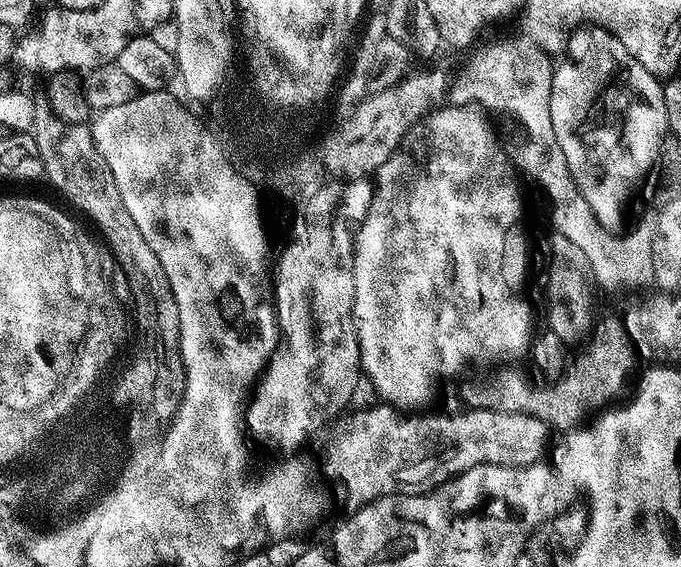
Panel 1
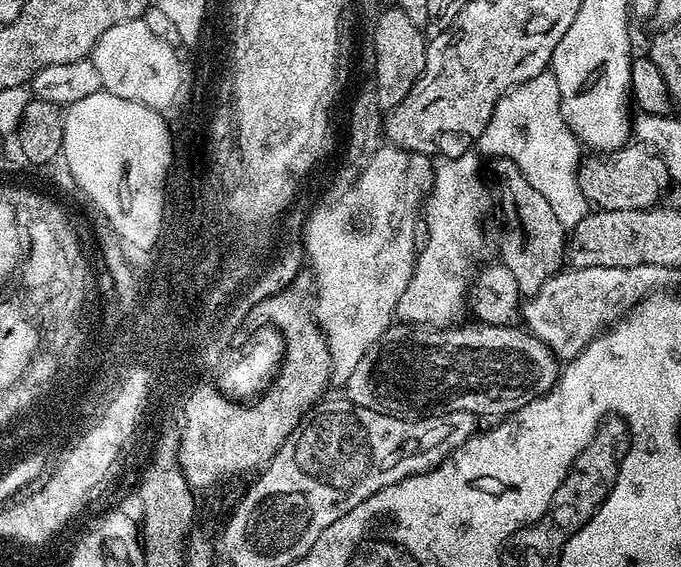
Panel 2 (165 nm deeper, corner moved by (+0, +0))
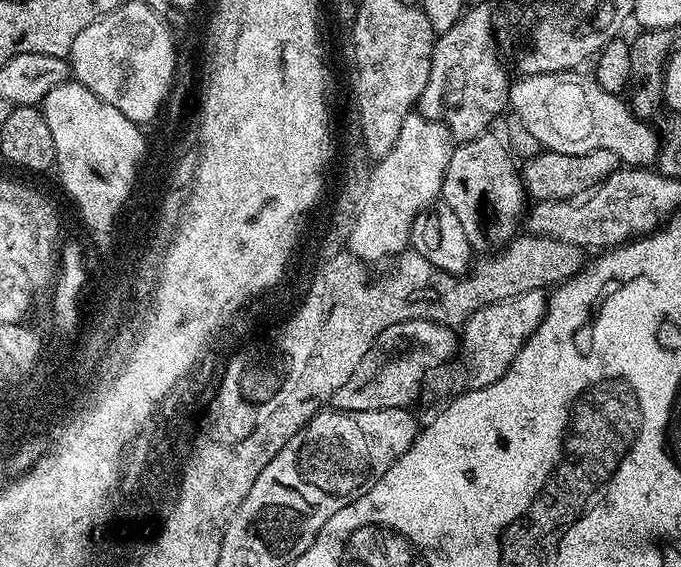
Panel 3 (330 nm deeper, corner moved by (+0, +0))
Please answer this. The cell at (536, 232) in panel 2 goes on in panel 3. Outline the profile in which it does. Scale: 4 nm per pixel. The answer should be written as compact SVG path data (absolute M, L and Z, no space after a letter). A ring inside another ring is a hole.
M492 130L486 131L478 138L457 143L453 147L450 166L446 166L439 195L439 199L454 210L458 222L462 222L462 230L466 230L466 238L480 254L487 253L491 244L507 245L517 235L516 227L519 224L521 227L521 217L526 212L521 169L512 161L510 148L508 153L507 146L494 133Z

